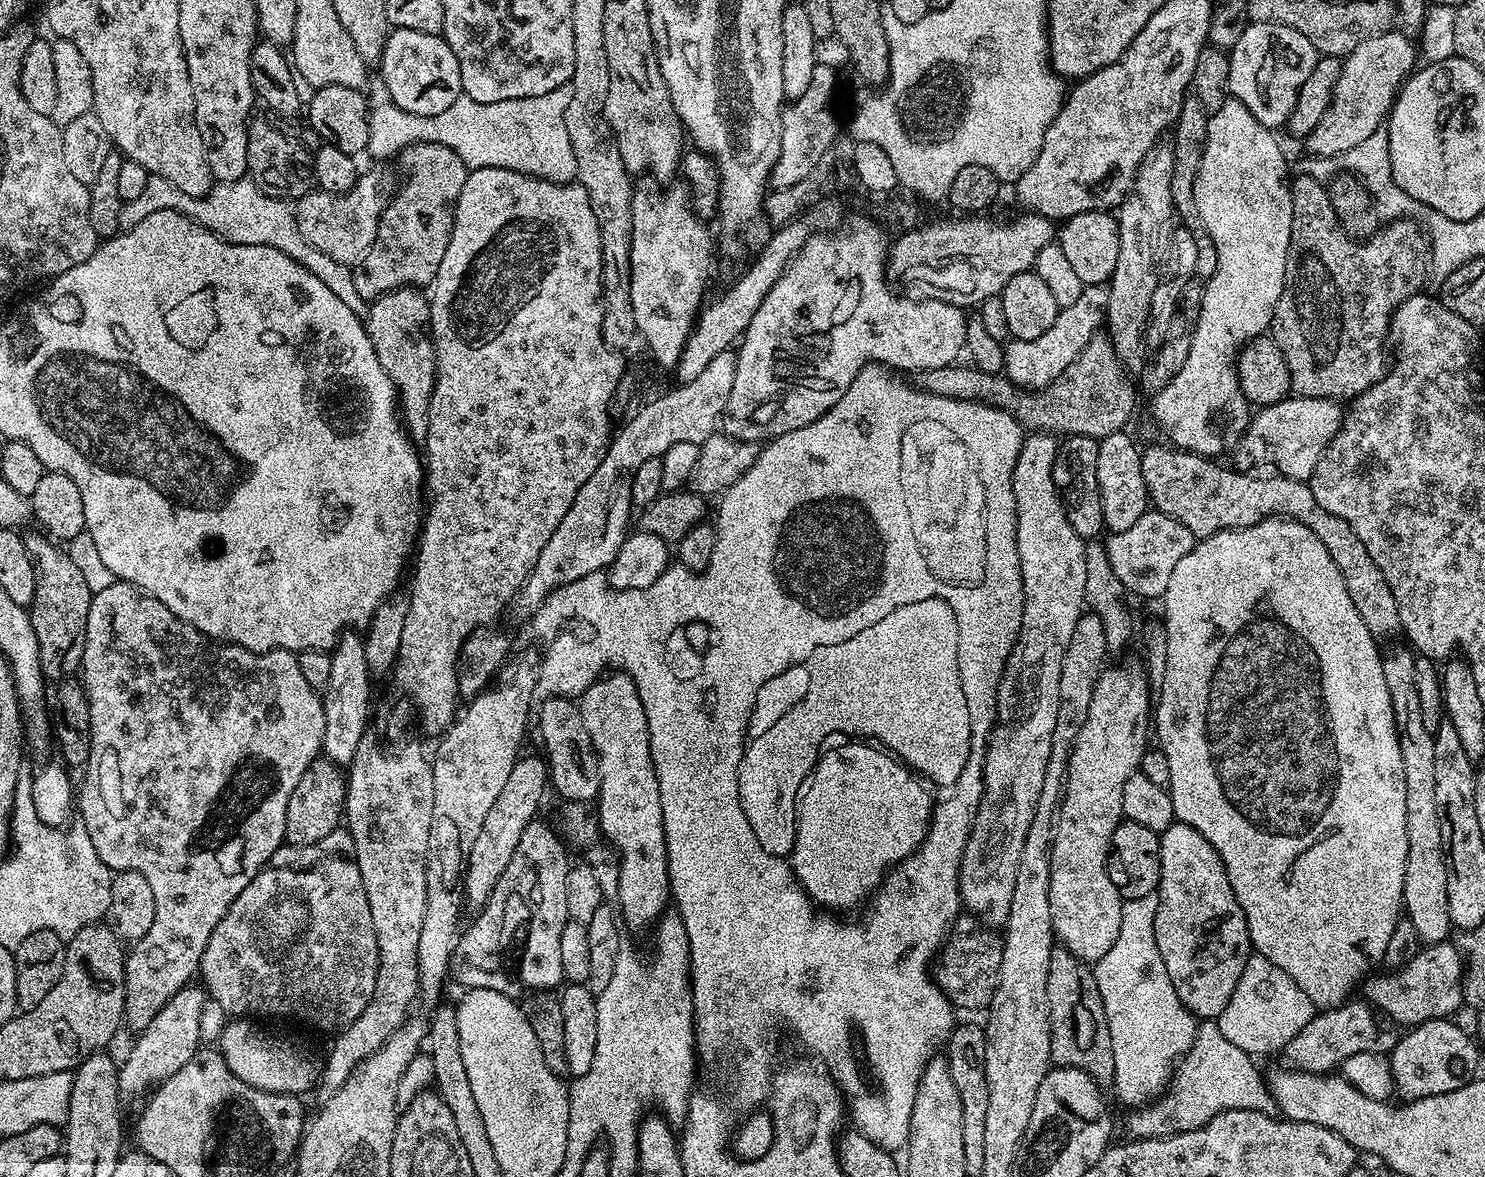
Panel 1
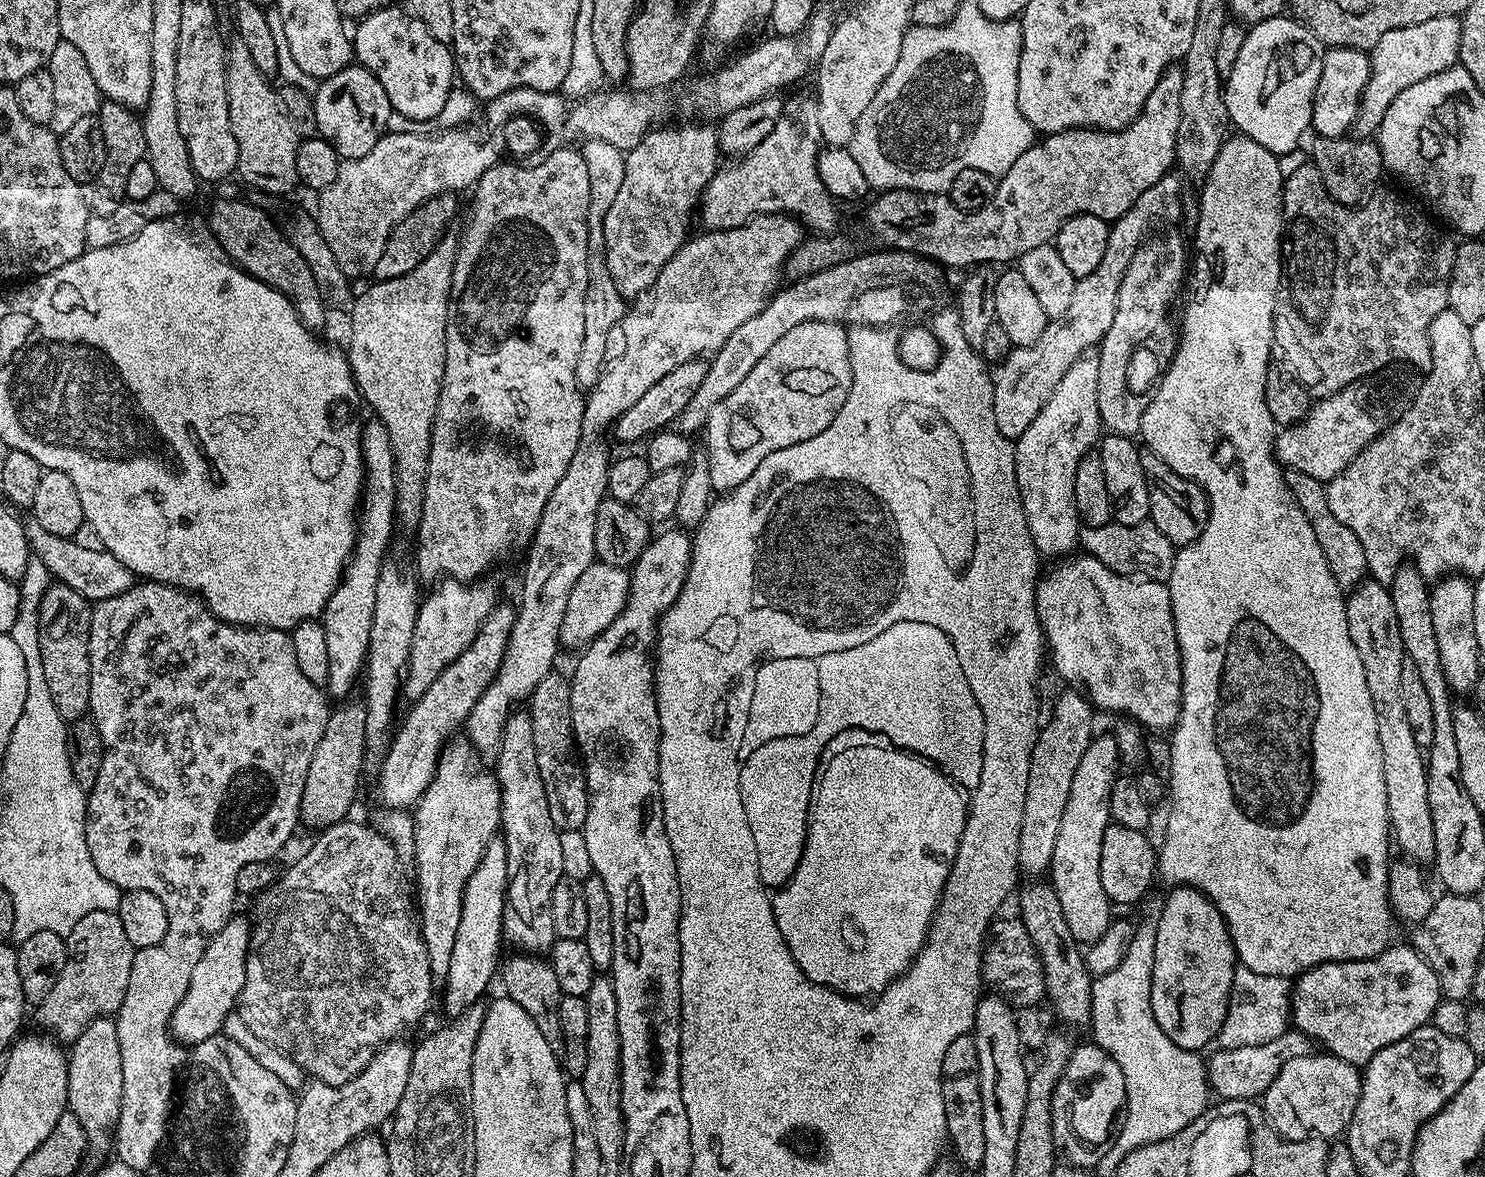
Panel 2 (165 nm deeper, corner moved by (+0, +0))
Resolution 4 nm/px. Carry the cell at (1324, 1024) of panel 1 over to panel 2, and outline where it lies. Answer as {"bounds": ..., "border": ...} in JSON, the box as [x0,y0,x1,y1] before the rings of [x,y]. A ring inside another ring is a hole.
{"bounds":[1206,1030,1314,1100],"border":[[[1289,1030],[1278,1034],[1274,1042],[1262,1042],[1262,1046],[1238,1046],[1220,1048],[1206,1060],[1208,1082],[1213,1093],[1220,1100],[1256,1100],[1263,1097],[1265,1090],[1274,1082],[1278,1070],[1290,1062],[1290,1058],[1311,1056],[1314,1052],[1313,1041],[1305,1032]]]}

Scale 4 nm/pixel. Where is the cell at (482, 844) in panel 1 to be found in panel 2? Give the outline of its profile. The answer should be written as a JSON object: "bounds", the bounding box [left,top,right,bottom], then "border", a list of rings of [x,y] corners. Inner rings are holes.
{"bounds":[444,834,508,1018],"border":[[[497,834],[486,846],[474,874],[464,887],[462,894],[462,920],[458,922],[458,938],[454,938],[454,955],[450,958],[450,974],[444,988],[444,1012],[448,1018],[461,1016],[472,1004],[481,999],[480,995],[488,988],[492,975],[497,975],[498,960],[496,955],[500,952],[504,934],[504,896],[508,893],[508,851],[504,845],[503,835]]]}

